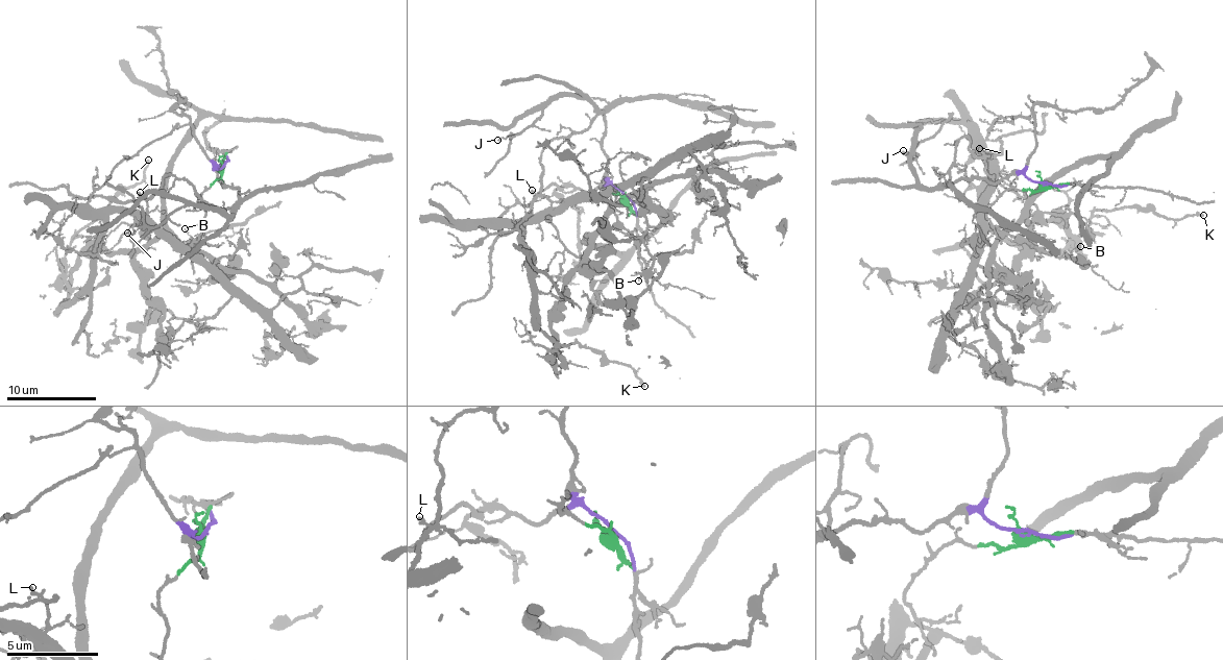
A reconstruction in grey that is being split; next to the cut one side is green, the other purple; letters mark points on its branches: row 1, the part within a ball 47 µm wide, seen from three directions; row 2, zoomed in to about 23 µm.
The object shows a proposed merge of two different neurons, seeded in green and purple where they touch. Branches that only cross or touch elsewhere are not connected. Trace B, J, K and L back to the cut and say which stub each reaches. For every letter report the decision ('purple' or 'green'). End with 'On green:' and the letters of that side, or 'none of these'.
B: green
J: purple
K: green
L: green
On green: B, K, L

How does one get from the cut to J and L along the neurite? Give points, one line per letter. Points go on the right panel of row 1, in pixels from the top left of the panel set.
J: (1042, 184), (1020, 174), (989, 182), (959, 178), (929, 188), (909, 165), (918, 155), (913, 159), (903, 151)
L: (1042, 184), (1033, 190), (1012, 188), (987, 213), (994, 226), (989, 226), (983, 214), (988, 179), (979, 148)

